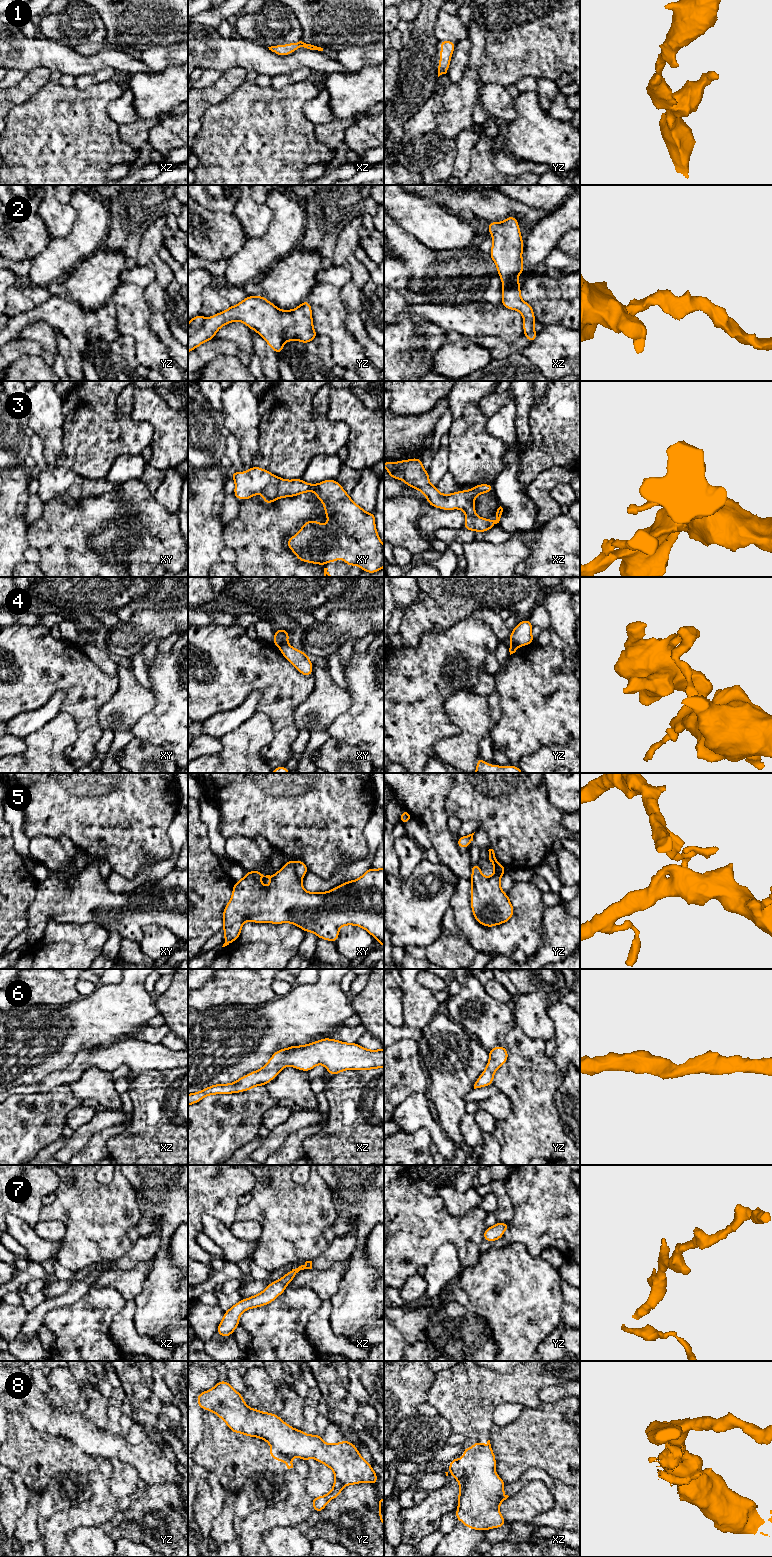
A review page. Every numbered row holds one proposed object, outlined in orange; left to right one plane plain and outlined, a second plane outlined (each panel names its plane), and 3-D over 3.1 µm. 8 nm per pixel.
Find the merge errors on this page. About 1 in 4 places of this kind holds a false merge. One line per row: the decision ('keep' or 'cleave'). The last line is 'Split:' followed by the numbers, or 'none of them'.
1: keep
2: keep
3: keep
4: cleave
5: cleave
6: keep
7: keep
8: keep
Split: 4, 5

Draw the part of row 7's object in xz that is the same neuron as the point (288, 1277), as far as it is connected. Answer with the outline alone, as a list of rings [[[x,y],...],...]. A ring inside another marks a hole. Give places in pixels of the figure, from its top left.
[[[306,1261],[304,1265],[290,1270],[279,1280],[270,1283],[261,1293],[251,1296],[250,1298],[242,1299],[233,1305],[224,1312],[223,1319],[216,1330],[218,1334],[222,1337],[232,1335],[233,1331],[239,1326],[239,1318],[243,1312],[273,1302],[285,1291],[287,1285],[295,1278],[296,1274],[304,1269],[312,1269],[312,1261]]]

